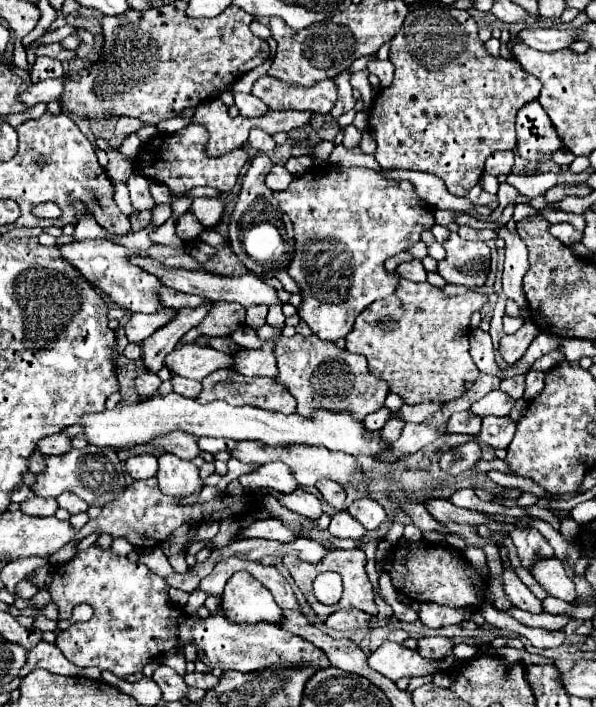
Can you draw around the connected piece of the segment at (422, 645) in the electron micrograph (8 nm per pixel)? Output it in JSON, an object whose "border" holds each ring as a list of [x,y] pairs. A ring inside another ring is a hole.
{"border":[[[423,636],[419,638],[417,652],[431,660],[441,660],[453,654],[453,638],[445,636]]]}

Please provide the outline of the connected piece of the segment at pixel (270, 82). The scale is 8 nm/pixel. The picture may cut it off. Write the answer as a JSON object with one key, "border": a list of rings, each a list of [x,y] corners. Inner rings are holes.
{"border":[[[261,76],[251,94],[261,98],[269,110],[309,110],[313,114],[329,114],[337,100],[337,86],[331,78],[305,88],[279,82],[279,78],[273,76]]]}

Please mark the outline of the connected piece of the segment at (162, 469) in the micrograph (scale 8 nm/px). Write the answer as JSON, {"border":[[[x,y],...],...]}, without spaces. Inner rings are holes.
{"border":[[[161,454],[157,460],[157,480],[163,494],[189,496],[201,490],[203,482],[199,478],[199,468],[191,460],[183,460],[175,454]]]}

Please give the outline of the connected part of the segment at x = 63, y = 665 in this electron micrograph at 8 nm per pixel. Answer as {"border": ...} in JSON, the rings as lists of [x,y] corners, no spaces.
{"border":[[[43,640],[27,652],[27,662],[25,662],[25,666],[23,666],[23,670],[19,674],[27,676],[29,672],[33,672],[37,668],[45,668],[45,670],[55,672],[55,674],[78,675],[92,680],[101,680],[101,671],[98,668],[75,666],[73,662],[63,656],[63,652],[57,646],[47,644]]]}

